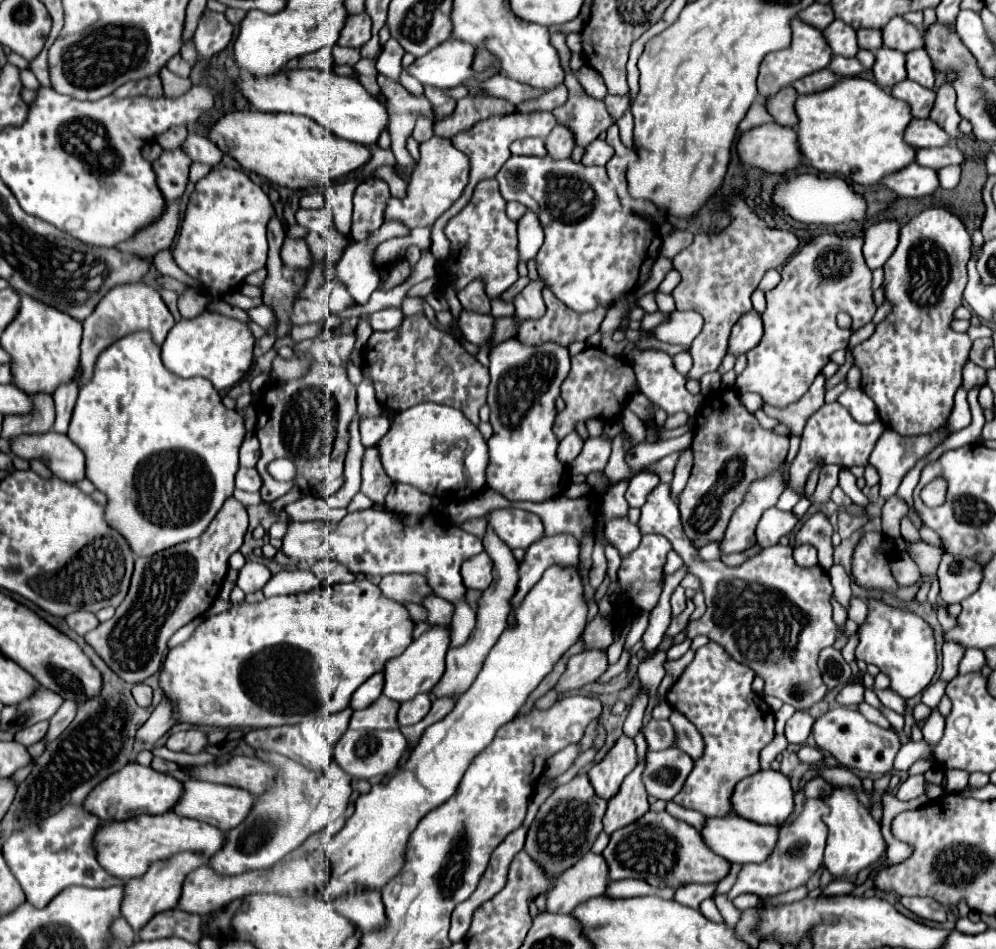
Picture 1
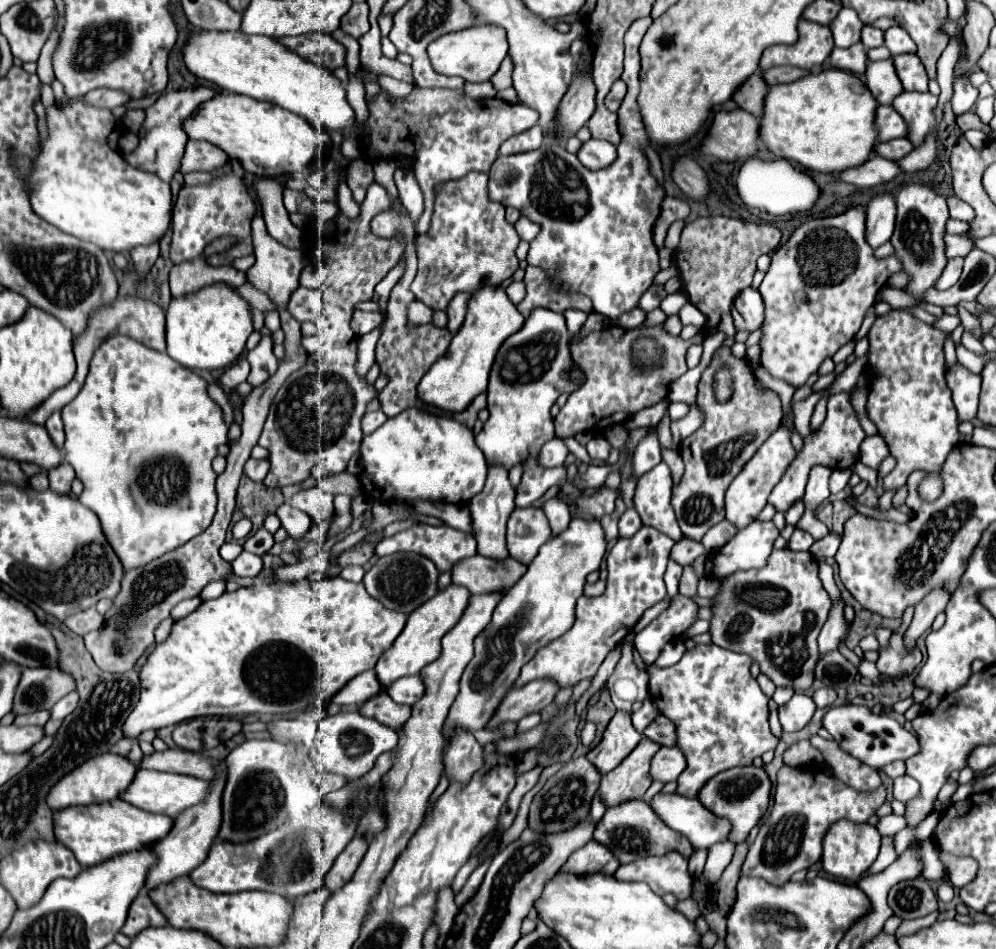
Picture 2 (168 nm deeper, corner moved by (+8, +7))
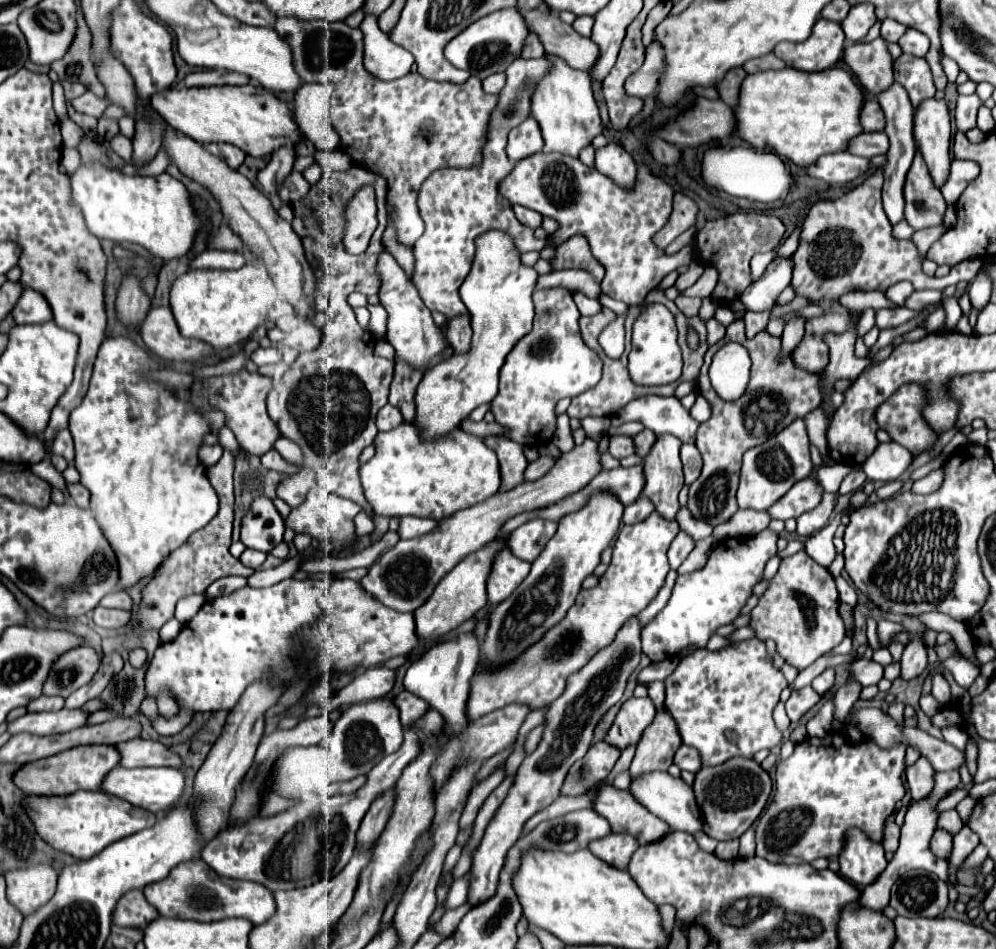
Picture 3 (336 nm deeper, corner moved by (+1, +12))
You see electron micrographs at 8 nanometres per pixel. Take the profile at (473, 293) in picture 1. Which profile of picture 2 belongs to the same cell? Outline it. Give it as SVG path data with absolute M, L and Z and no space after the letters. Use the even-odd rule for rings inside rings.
M458 293L454 299L452 299L452 303L448 305L448 309L446 309L446 315L448 315L448 325L446 325L446 329L454 335L458 329L460 329L460 325L464 323L464 315L466 315L466 303L468 303L468 293Z

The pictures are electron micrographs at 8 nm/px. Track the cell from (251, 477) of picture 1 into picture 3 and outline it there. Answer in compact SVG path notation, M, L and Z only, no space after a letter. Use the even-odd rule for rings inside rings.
M275 450L265 452L265 454L261 456L261 464L263 464L265 468L277 470L277 472L289 472L289 474L295 472L295 466L291 466L287 460L283 460L283 458L279 456L279 452L275 452Z

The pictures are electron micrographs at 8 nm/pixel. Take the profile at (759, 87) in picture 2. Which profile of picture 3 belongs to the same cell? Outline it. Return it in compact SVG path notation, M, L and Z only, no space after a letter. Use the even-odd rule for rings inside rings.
M733 68L731 72L727 72L727 80L723 80L721 84L717 84L717 90L721 94L721 100L725 104L729 104L731 108L735 108L739 104L739 92L741 92L741 82L747 78L749 74L743 68Z

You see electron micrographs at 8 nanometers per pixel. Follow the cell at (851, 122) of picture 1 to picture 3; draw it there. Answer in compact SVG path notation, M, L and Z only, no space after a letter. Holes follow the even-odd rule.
M783 68L779 72L759 72L749 74L743 82L743 96L739 98L739 106L735 108L735 116L739 116L737 132L757 150L775 152L779 156L789 158L797 166L811 166L823 154L835 154L847 150L849 142L863 134L859 114L863 108L863 90L857 84L855 76L843 68L827 68L821 72L803 72L797 68Z

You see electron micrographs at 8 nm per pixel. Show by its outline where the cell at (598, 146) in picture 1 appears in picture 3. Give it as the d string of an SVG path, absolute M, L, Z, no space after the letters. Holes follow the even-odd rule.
M615 142L595 150L595 168L605 176L611 176L619 186L629 188L635 182L635 162L631 154Z

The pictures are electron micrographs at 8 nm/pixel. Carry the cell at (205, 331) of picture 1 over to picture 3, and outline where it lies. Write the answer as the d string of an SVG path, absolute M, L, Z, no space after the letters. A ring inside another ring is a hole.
M245 264L239 270L191 270L179 276L171 286L171 310L177 320L179 332L185 338L195 338L209 344L215 350L229 350L245 344L259 324L265 322L269 308L275 300L275 286L269 274L253 264Z

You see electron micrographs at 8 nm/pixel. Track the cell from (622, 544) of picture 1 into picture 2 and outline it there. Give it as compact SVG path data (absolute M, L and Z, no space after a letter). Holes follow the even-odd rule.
M626 509L626 513L618 521L620 537L632 537L640 527L642 527L642 521L640 521L638 511L636 509Z

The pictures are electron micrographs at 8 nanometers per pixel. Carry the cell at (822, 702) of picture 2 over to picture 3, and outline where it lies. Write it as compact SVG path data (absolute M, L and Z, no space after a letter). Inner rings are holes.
M829 668L829 670L823 672L823 674L819 674L819 676L813 680L813 688L815 688L815 692L819 692L821 696L823 696L825 692L829 692L829 690L833 688L833 684L835 684L835 670L833 670L833 668Z

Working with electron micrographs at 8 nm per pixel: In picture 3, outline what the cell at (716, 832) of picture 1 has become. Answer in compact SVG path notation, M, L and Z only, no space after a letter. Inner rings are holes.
M651 772L645 778L641 776L639 780L633 780L629 790L649 812L665 820L673 830L681 830L687 834L697 834L703 830L703 816L695 802L693 788L687 786L681 778L671 778L667 772Z

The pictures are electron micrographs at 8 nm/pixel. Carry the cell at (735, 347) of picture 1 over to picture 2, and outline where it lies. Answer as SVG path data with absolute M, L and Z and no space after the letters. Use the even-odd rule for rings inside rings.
M754 287L744 289L732 305L732 317L736 331L756 331L764 321L764 301L760 291Z

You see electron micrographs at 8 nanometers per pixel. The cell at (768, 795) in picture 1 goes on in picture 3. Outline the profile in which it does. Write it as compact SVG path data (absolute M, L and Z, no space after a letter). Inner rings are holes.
M731 758L719 766L701 768L695 776L695 798L707 820L707 834L715 840L735 840L745 834L767 806L771 794L769 774L749 758Z

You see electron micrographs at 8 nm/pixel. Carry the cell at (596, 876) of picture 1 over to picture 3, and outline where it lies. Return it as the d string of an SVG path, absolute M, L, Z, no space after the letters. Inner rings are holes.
M609 834L605 838L593 840L587 848L599 860L607 862L609 866L615 866L615 868L621 868L623 870L623 868L627 868L629 858L639 848L639 844L629 834Z

